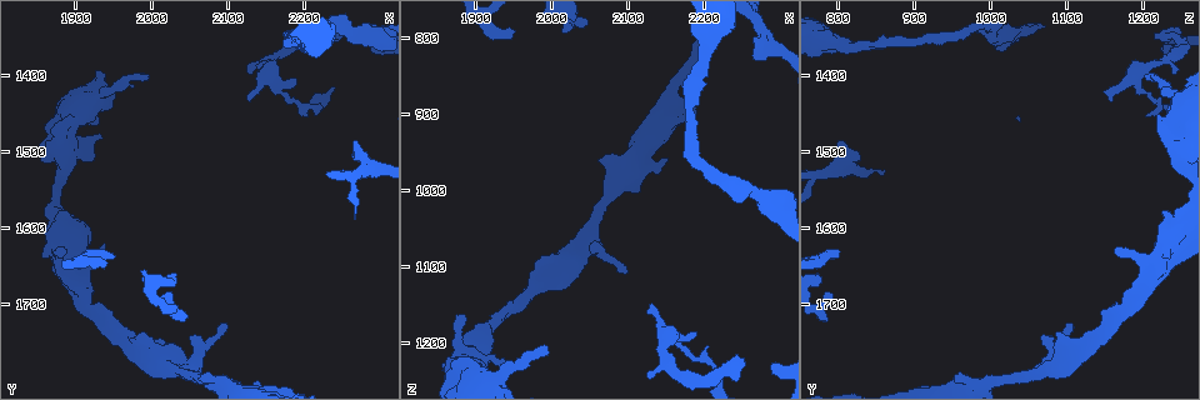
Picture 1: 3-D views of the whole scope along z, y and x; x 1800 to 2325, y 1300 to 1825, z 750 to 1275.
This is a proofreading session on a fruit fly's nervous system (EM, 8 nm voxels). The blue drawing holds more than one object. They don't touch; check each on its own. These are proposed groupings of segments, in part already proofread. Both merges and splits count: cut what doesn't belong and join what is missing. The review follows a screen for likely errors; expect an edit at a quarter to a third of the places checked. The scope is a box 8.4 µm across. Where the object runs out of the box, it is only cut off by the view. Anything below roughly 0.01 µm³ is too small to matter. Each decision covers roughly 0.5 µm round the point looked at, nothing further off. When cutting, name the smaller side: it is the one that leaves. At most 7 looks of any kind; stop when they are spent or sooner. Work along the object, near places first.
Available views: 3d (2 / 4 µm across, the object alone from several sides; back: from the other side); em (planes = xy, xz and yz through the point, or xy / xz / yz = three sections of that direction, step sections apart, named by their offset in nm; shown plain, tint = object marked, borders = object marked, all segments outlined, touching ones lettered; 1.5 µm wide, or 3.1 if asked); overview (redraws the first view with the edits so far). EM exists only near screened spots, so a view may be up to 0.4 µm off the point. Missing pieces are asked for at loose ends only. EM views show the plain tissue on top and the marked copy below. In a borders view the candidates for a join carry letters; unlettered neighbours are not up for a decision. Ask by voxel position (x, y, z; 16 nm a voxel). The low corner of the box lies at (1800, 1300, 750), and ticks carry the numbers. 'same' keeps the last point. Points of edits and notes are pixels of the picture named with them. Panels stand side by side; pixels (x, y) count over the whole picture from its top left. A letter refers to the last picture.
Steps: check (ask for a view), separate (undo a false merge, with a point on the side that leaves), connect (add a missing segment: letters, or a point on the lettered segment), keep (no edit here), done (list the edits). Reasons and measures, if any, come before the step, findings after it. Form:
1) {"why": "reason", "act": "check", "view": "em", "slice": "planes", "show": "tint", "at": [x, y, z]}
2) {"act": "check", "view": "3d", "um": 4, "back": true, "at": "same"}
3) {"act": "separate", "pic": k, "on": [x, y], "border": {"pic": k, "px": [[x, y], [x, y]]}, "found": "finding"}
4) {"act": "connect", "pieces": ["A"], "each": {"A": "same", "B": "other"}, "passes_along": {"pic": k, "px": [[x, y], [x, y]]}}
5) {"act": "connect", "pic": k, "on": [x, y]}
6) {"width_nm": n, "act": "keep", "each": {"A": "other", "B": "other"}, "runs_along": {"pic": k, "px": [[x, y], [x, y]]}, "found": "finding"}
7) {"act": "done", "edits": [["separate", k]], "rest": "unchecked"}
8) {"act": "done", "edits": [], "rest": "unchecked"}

{"why": "branch stops here", "act": "check", "view": "3d", "um": 2, "at": [1935, 1620, 1220]}

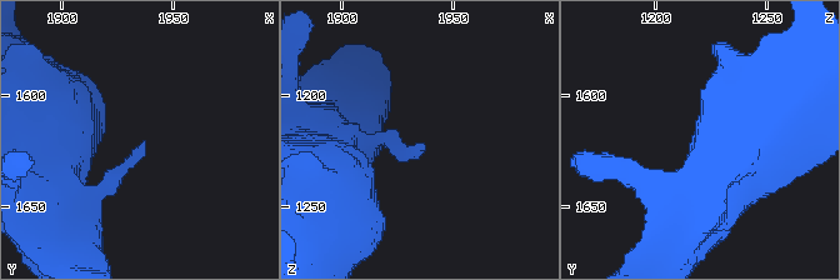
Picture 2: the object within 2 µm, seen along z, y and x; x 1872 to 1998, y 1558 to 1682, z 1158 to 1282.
{"act": "check", "view": "em", "slice": "yz", "step": 4, "show": "borders", "at": [1936, 1622, 1221]}

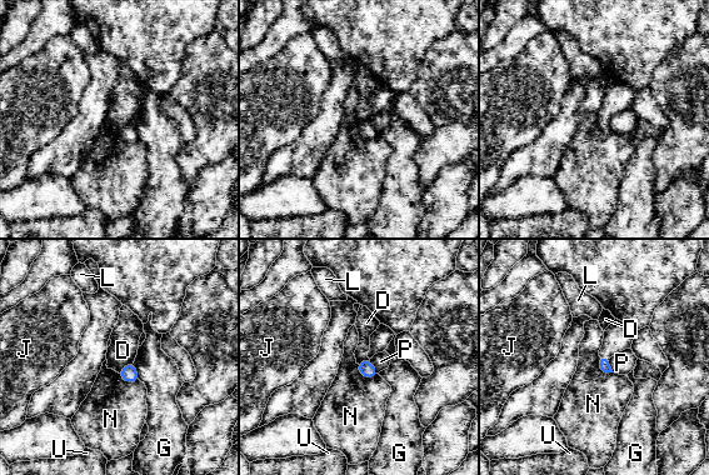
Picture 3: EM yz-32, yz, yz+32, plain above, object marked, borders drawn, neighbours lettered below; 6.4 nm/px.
{"act": "keep", "each": {"D": "other", "G": "other", "J": "other", "L": "other", "N": "other", "P": "other", "U": "other"}, "border": {"pic": 3, "px": [[357, 364], [364, 376], [378, 375]]}, "found": "none of them fits"}

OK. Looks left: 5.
{"why": "sharp bend", "act": "check", "view": "3d", "um": 4, "at": [1885, 1455, 1225]}

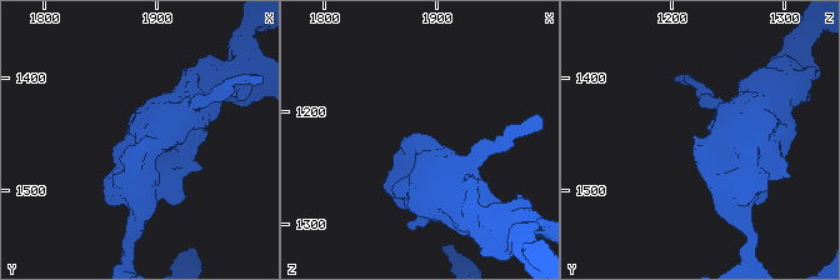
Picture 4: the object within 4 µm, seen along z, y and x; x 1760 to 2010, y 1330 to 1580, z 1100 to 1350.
{"act": "check", "view": "em", "slice": "planes", "show": "borders", "at": [1886, 1456, 1224]}

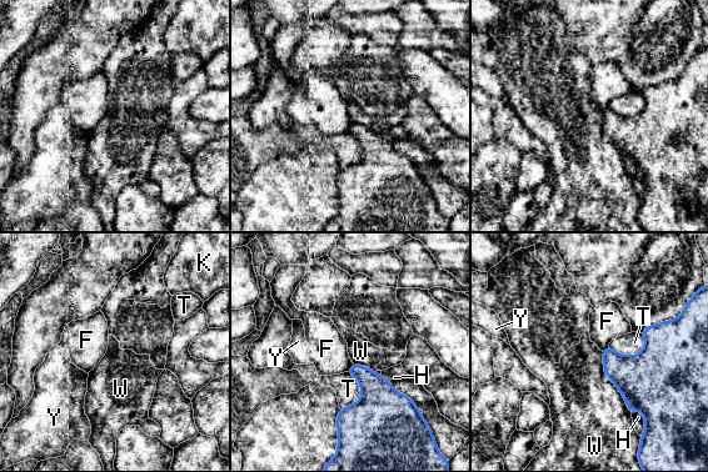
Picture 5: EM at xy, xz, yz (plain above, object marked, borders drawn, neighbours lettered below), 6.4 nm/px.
{"width_nm": 160, "act": "keep", "each": {"F": "other", "H": "other", "K": "other", "T": "other", "W": "other", "Y": "other"}, "border": {"pic": 5, "px": [[646, 341], [636, 355], [608, 346]]}, "found": "one cell here"}

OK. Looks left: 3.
{"why": "an open end", "act": "check", "view": "3d", "um": 2, "at": [2130, 1400, 1240]}

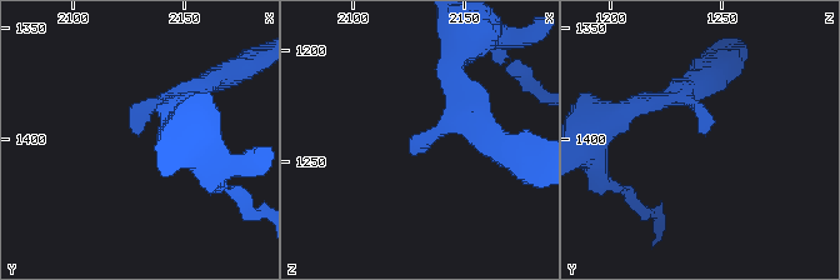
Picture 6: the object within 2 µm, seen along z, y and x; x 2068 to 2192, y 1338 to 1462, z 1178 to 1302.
{"why": "need the tissue", "act": "check", "view": "em", "slice": "planes", "show": "borders", "at": [2129, 1398, 1241]}

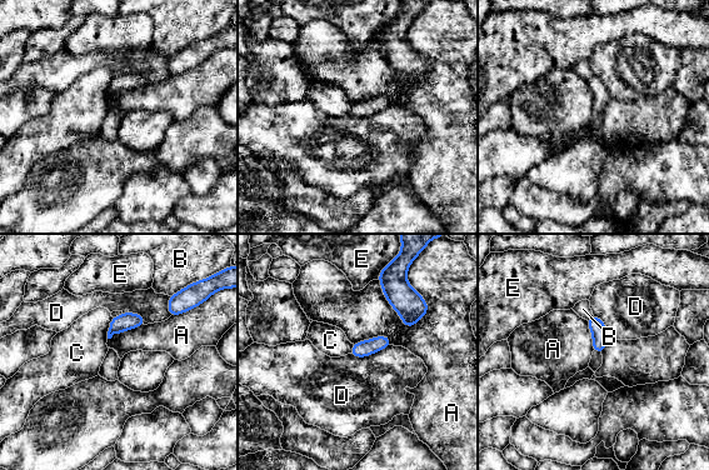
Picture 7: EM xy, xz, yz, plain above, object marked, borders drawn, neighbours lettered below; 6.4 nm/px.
{"act": "keep", "each": {"A": "other", "B": "other", "C": "other", "D": "other", "E": "other"}, "border": {"pic": 7, "px": [[378, 279], [407, 326], [427, 313]]}, "found": "none of them fits"}

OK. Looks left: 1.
{"act": "done", "edits": [], "rest": "unchecked"}

